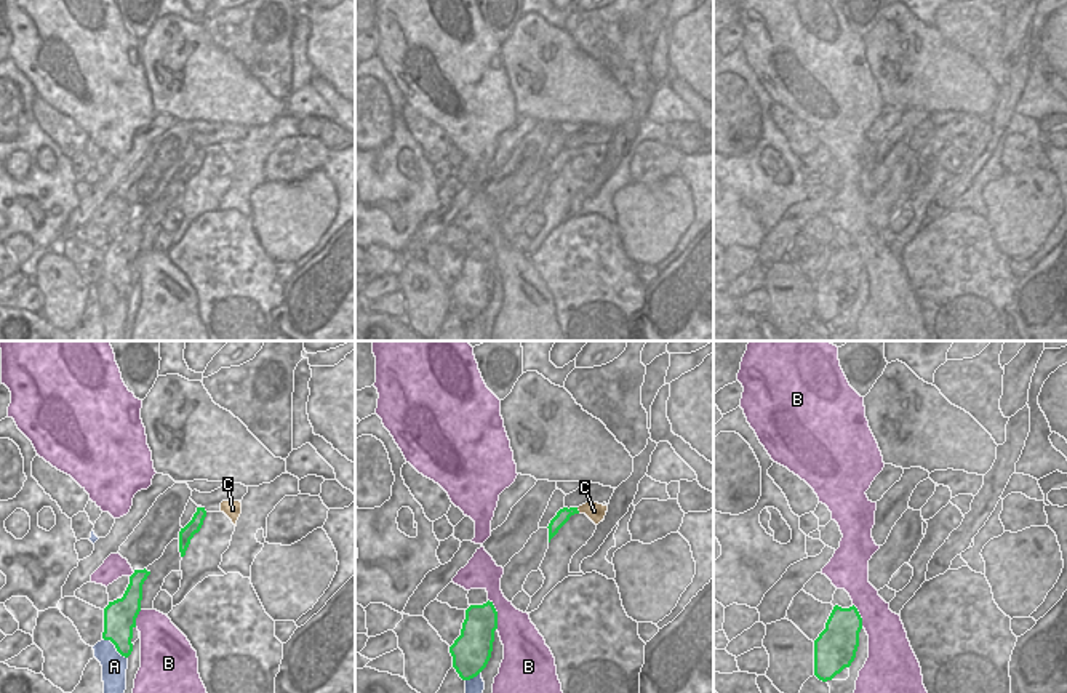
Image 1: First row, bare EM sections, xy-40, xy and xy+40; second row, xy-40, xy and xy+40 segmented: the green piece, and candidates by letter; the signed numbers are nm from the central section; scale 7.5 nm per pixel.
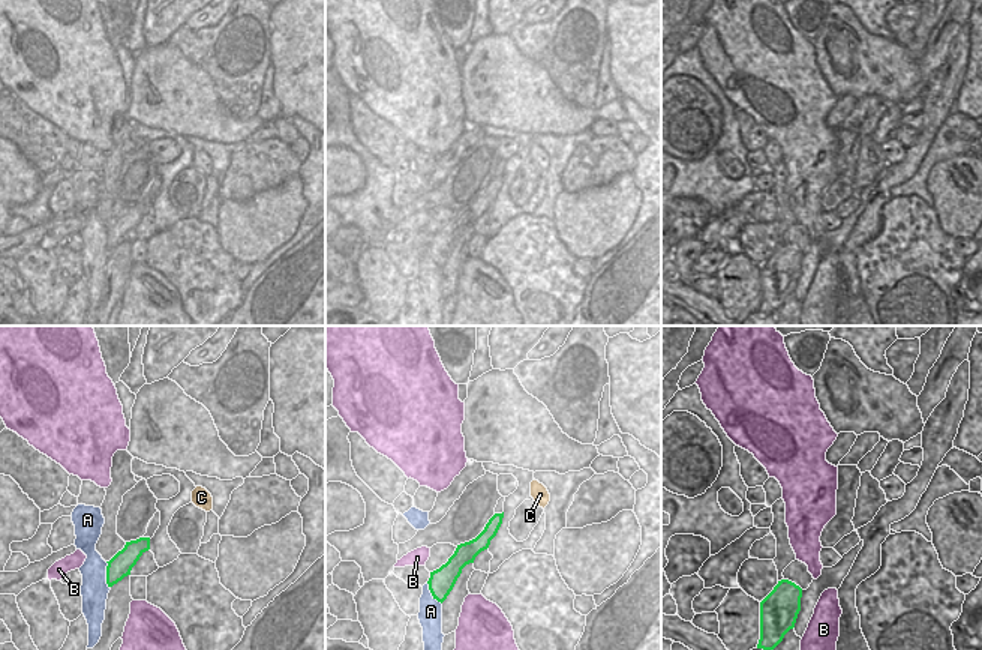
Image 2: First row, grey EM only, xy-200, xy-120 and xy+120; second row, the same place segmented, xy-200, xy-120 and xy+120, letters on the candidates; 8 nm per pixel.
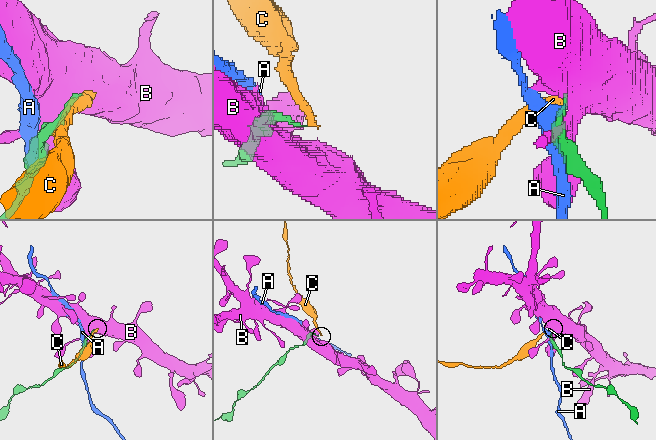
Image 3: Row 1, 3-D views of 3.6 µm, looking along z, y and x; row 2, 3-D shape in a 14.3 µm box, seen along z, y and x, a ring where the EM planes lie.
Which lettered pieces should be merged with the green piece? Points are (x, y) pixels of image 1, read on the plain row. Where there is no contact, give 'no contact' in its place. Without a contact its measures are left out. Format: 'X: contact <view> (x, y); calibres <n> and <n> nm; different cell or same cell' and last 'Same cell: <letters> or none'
A: contact xy-40 (115, 288); calibres 240 and 190 nm; different cell
B: contact xy (496, 255); calibres 260 and 280 nm; different cell
C: contact xy (578, 152); calibres 100 and 140 nm; different cell
Same cell: none

